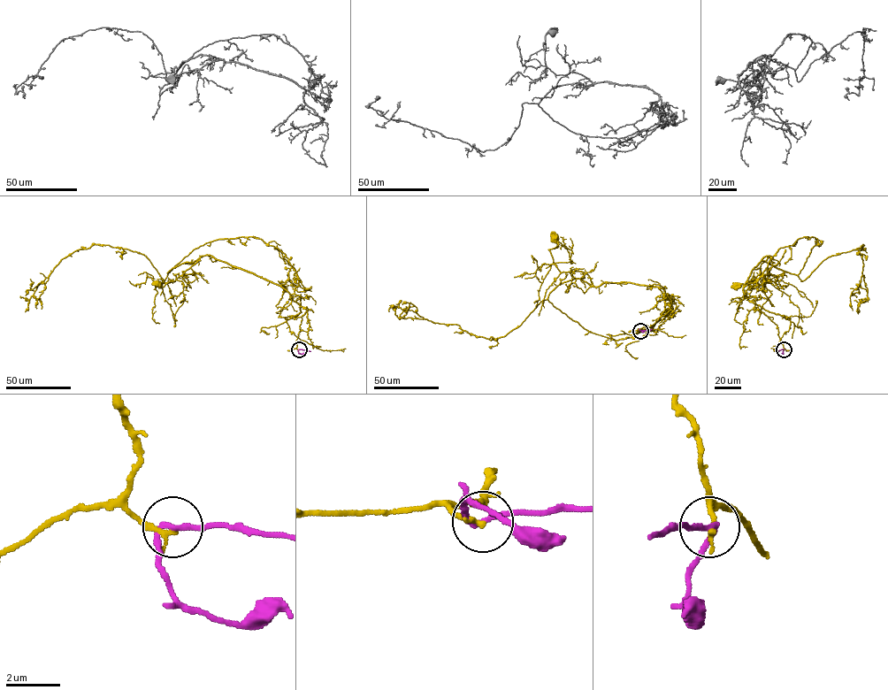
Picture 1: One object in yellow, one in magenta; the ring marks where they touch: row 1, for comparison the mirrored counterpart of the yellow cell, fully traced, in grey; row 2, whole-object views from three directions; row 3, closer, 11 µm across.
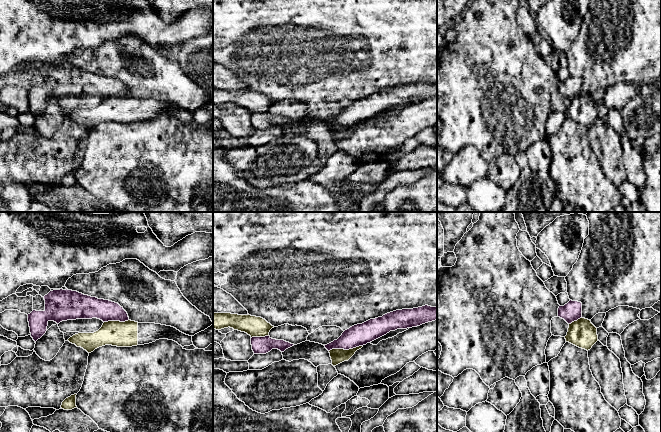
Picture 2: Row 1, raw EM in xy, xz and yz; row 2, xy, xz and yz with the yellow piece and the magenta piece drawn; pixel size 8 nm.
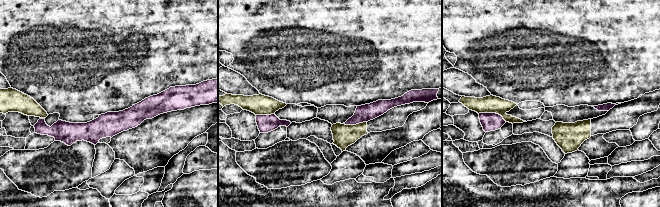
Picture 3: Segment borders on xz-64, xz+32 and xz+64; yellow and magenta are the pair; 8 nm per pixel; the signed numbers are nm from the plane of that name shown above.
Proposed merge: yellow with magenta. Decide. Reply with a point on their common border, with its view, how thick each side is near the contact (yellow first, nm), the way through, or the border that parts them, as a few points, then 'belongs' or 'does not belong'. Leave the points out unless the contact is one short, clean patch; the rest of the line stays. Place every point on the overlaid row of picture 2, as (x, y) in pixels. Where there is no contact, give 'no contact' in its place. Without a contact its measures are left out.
meets yellow in xz at (345, 350); 120 nm thick on the yellow side, 180 nm on the other; border along xz (362, 345), (348, 349), (331, 349), (329, 351); does not belong

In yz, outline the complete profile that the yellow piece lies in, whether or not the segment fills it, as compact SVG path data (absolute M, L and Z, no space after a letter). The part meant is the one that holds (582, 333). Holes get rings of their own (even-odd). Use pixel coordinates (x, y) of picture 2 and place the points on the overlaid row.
M580 318L569 324L565 339L566 342L588 351L598 341L597 328L590 320Z

